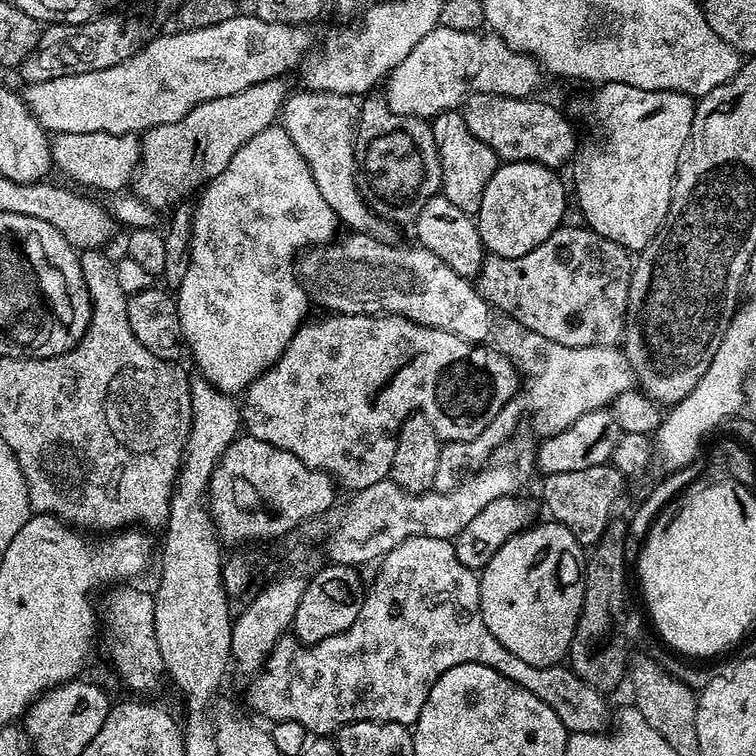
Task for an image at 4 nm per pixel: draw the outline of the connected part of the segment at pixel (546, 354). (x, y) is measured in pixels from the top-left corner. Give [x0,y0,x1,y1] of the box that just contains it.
[434,332,638,491]

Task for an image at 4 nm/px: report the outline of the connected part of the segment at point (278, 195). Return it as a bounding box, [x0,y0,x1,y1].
[175,126,338,394]

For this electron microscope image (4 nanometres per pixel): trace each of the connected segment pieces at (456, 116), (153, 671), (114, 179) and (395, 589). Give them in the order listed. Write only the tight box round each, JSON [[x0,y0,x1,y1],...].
[[431,111,498,214],[98,582,165,694],[52,132,140,194],[248,536,610,734]]

